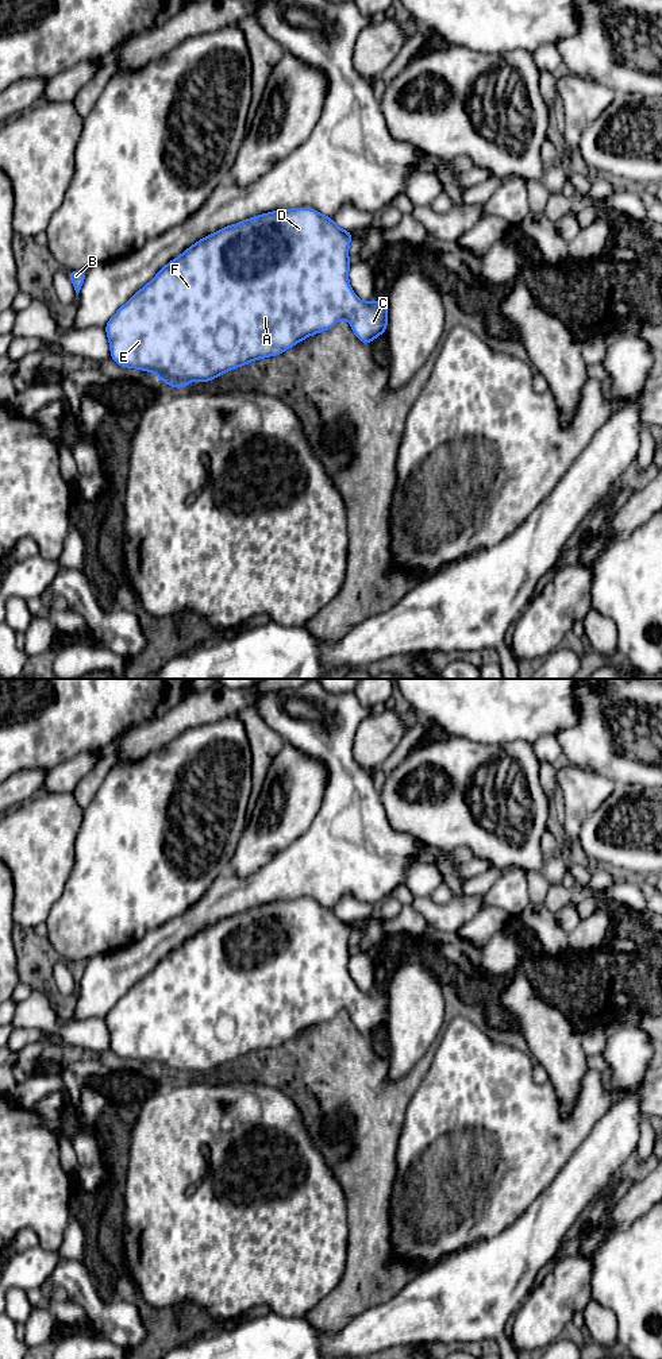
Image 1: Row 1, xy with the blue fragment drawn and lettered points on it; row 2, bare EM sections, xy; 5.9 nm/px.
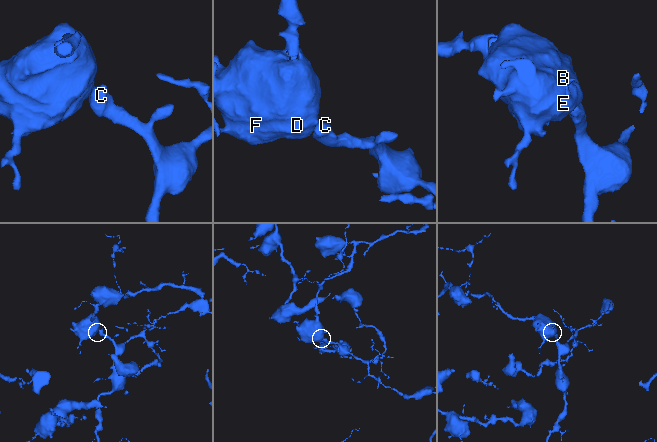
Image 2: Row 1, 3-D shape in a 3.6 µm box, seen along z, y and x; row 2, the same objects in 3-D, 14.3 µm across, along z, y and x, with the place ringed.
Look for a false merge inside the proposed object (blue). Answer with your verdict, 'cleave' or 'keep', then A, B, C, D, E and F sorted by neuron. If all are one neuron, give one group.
keep; groups A B C D E F

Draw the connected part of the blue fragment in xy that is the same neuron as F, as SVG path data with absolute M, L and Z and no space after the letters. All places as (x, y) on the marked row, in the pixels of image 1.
M313 208L277 209L269 213L257 215L242 220L238 224L227 225L186 248L180 256L166 263L157 275L139 289L104 325L109 341L111 359L120 367L136 368L155 374L161 381L173 389L184 389L189 382L209 382L227 371L239 368L254 360L281 355L295 347L299 341L324 331L331 329L339 320L346 318L354 336L365 344L386 333L388 305L386 301L361 301L353 292L349 282L349 246L353 235L347 229L339 228L330 216L324 216Z

